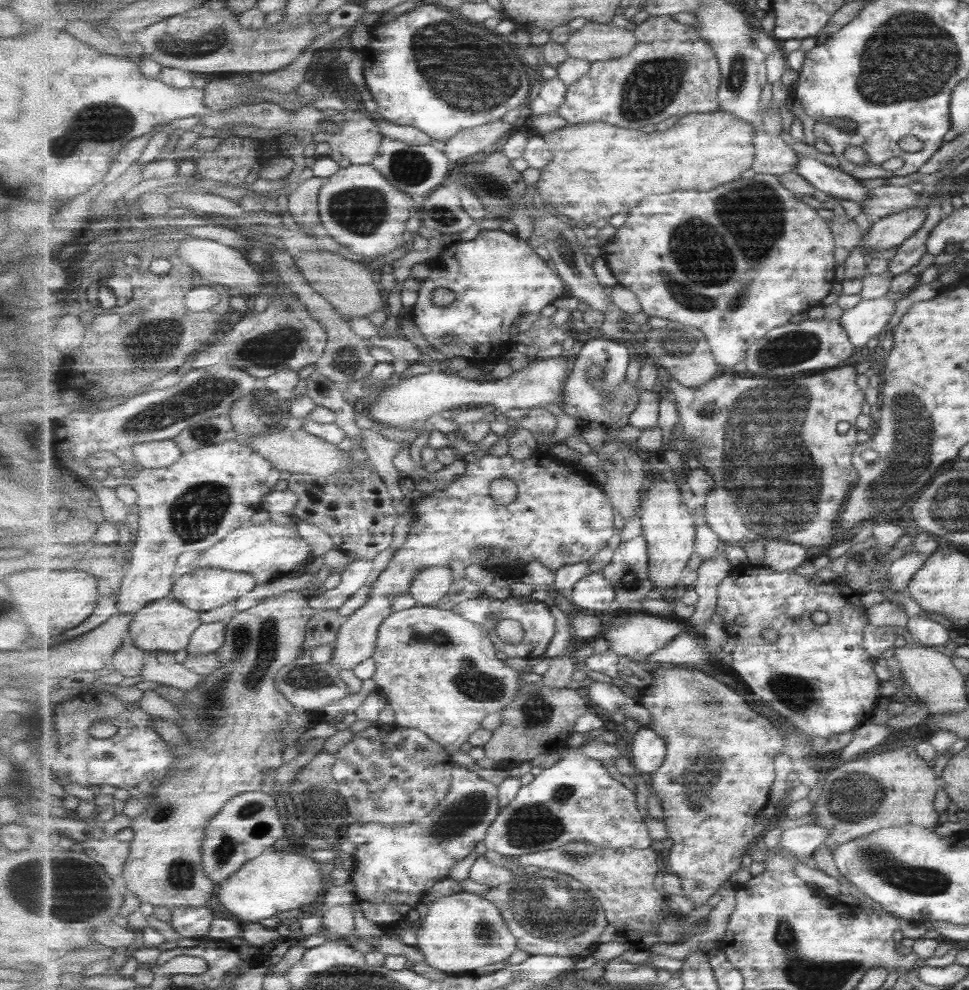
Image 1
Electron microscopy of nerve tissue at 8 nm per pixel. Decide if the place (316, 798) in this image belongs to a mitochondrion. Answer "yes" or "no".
yes

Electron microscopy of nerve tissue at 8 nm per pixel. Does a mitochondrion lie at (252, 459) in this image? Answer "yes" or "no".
no

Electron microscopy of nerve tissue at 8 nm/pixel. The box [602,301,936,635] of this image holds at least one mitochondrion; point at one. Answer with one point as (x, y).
(774, 482)

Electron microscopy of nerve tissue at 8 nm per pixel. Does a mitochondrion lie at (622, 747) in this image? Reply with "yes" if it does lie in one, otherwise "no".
no

